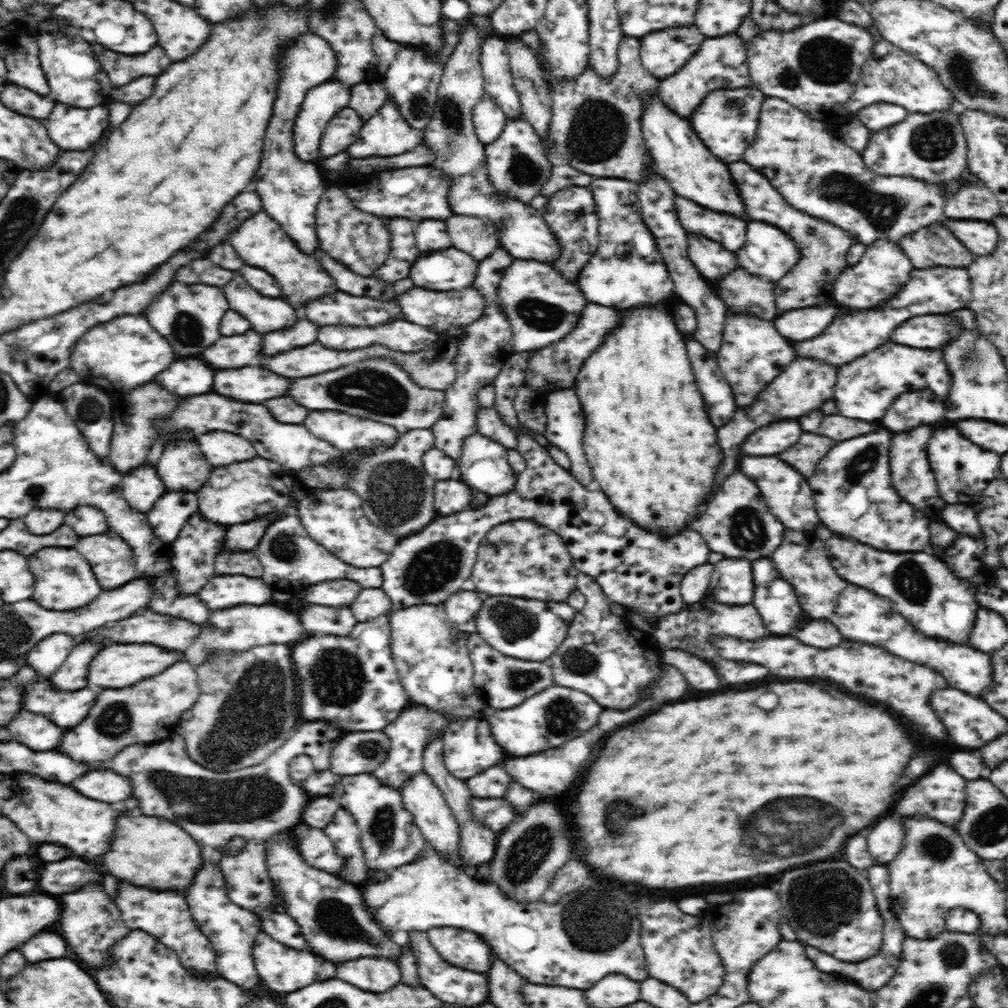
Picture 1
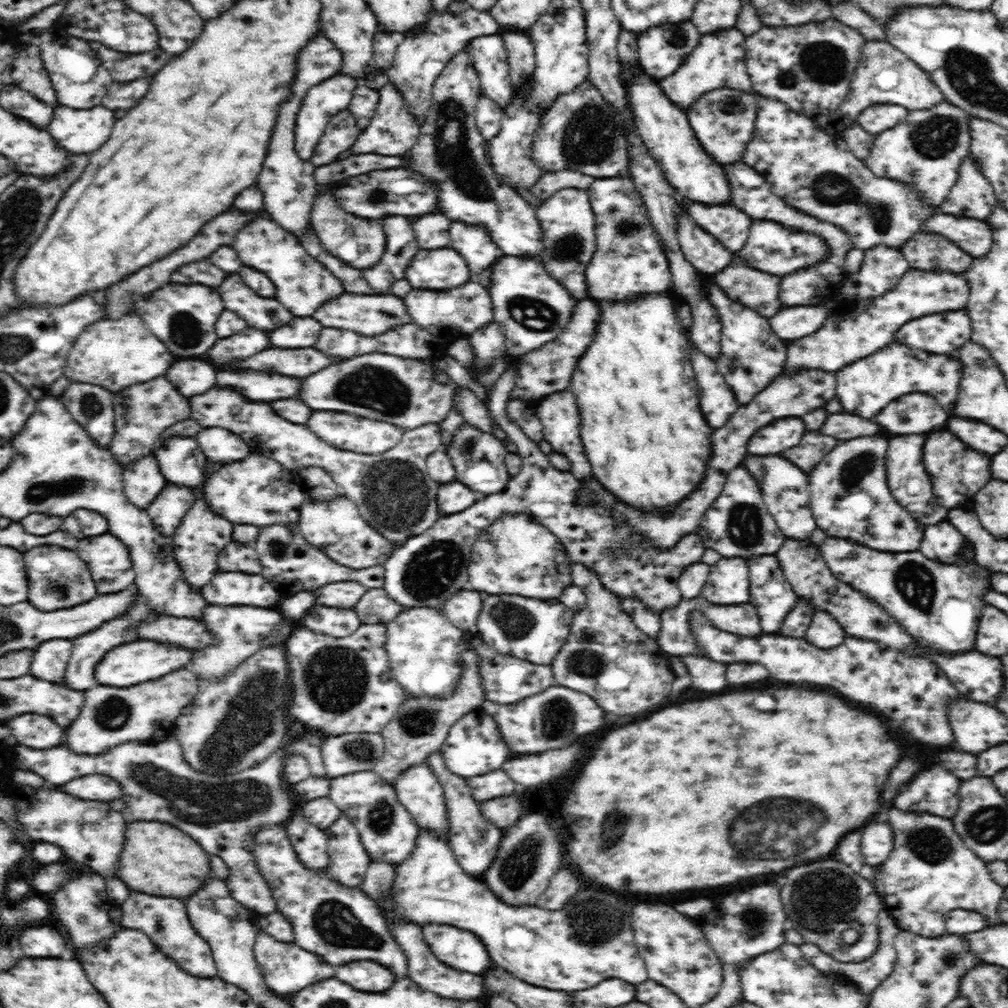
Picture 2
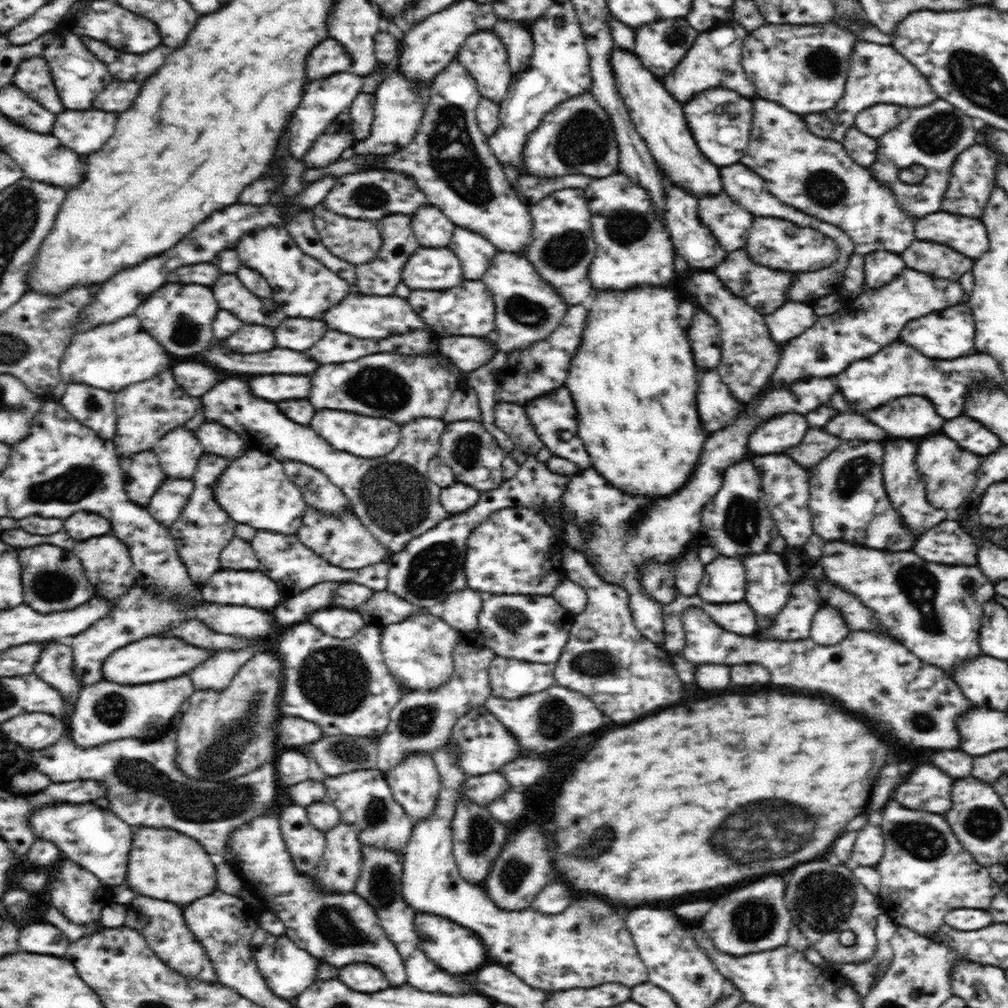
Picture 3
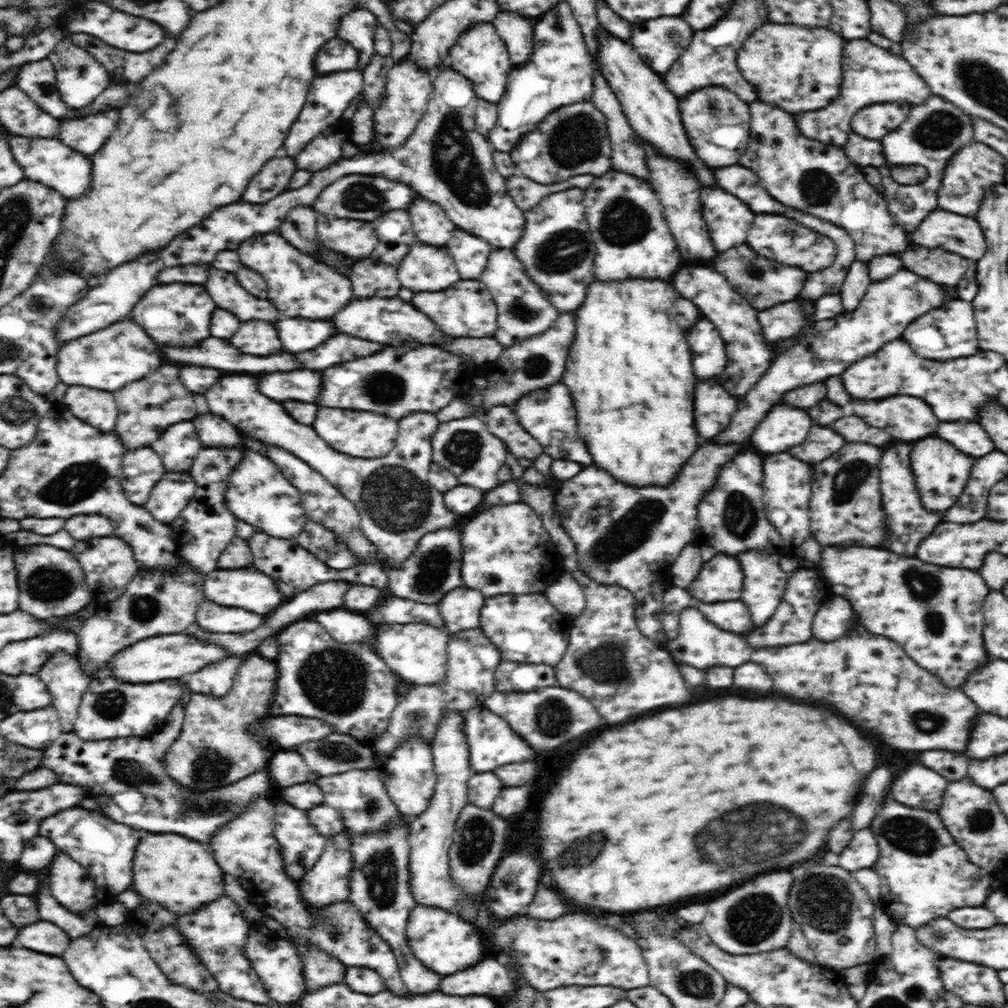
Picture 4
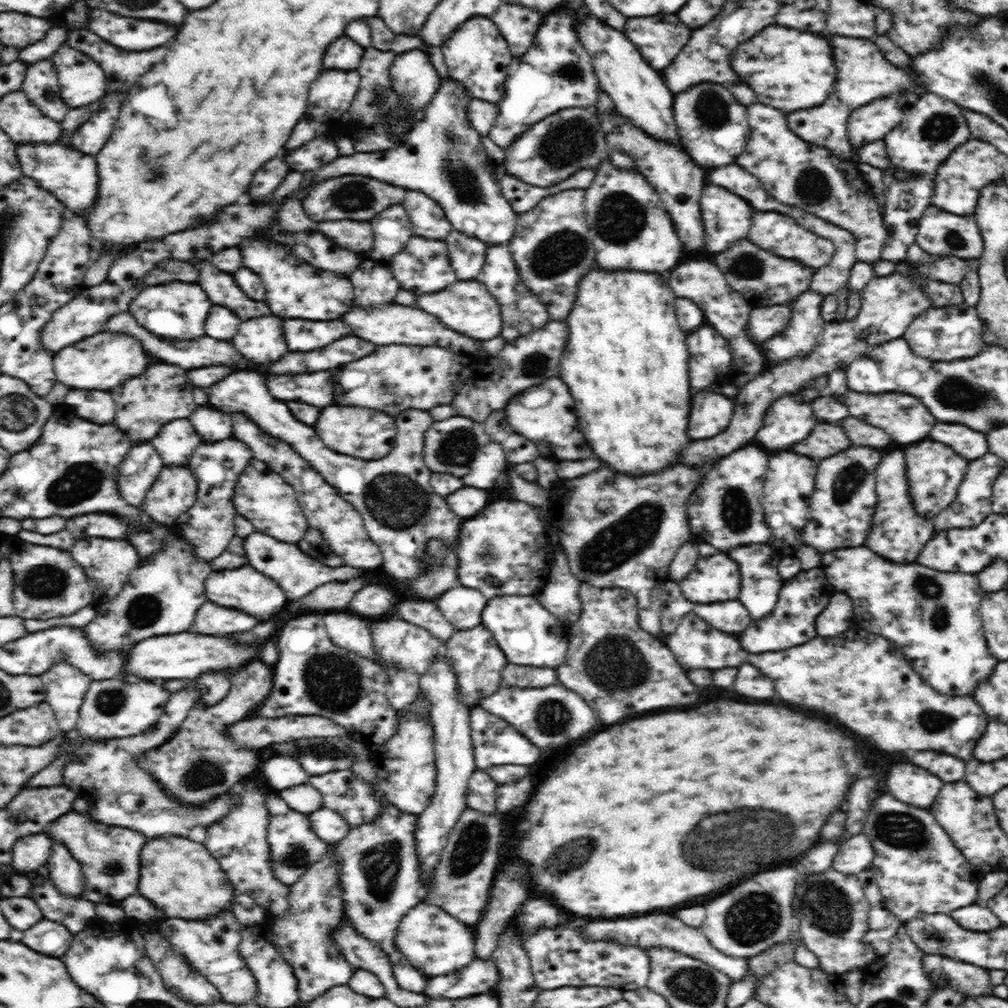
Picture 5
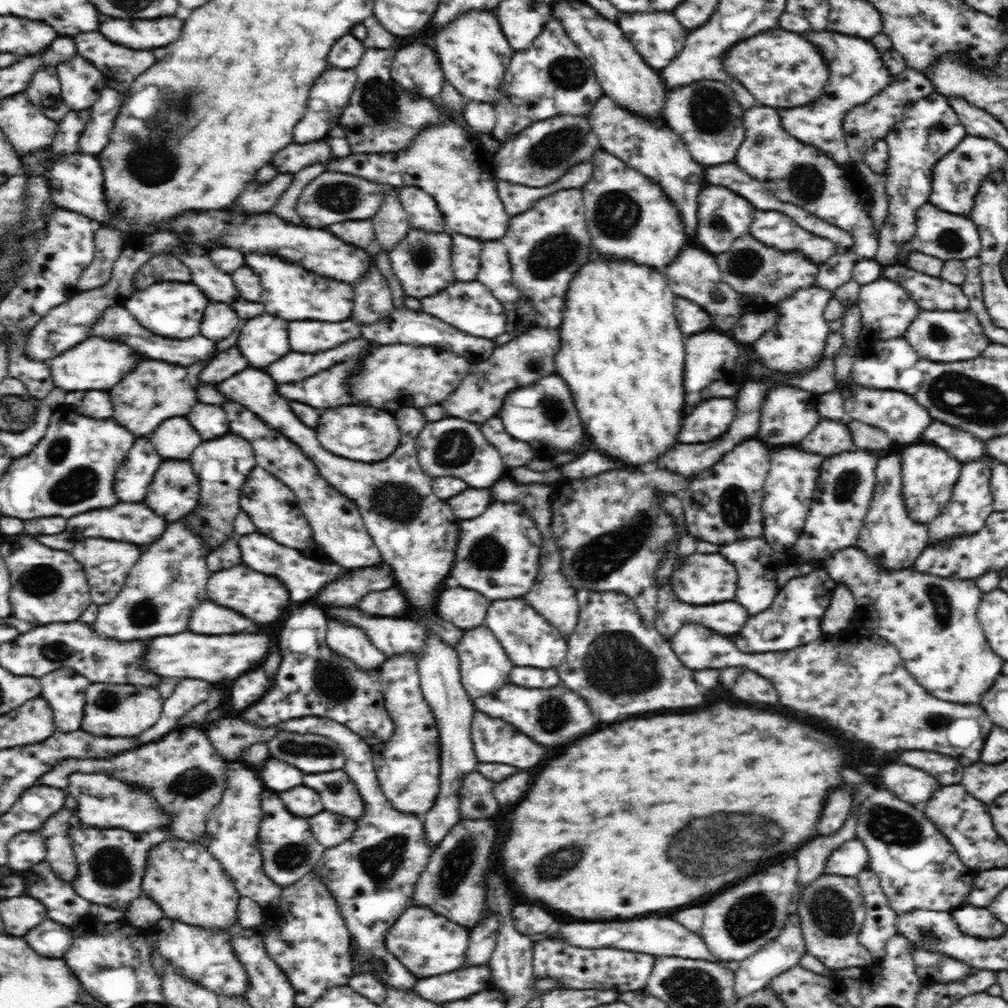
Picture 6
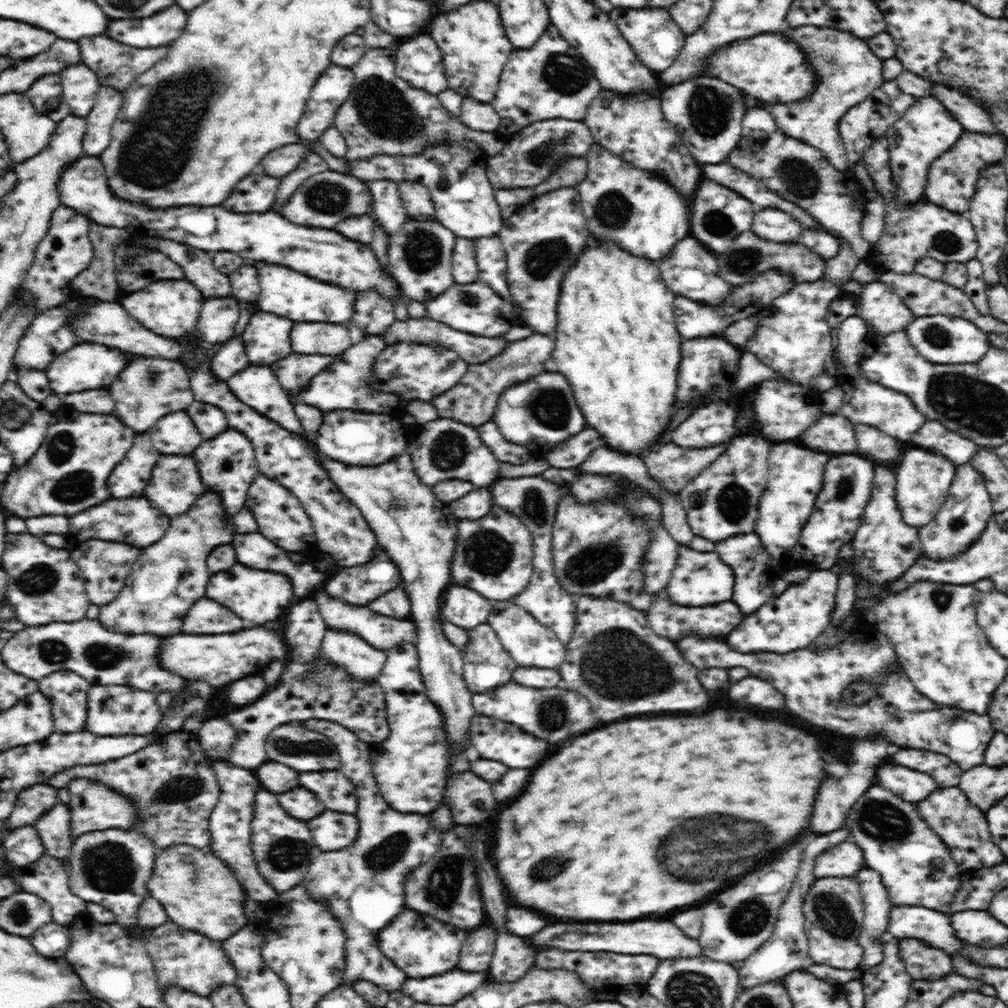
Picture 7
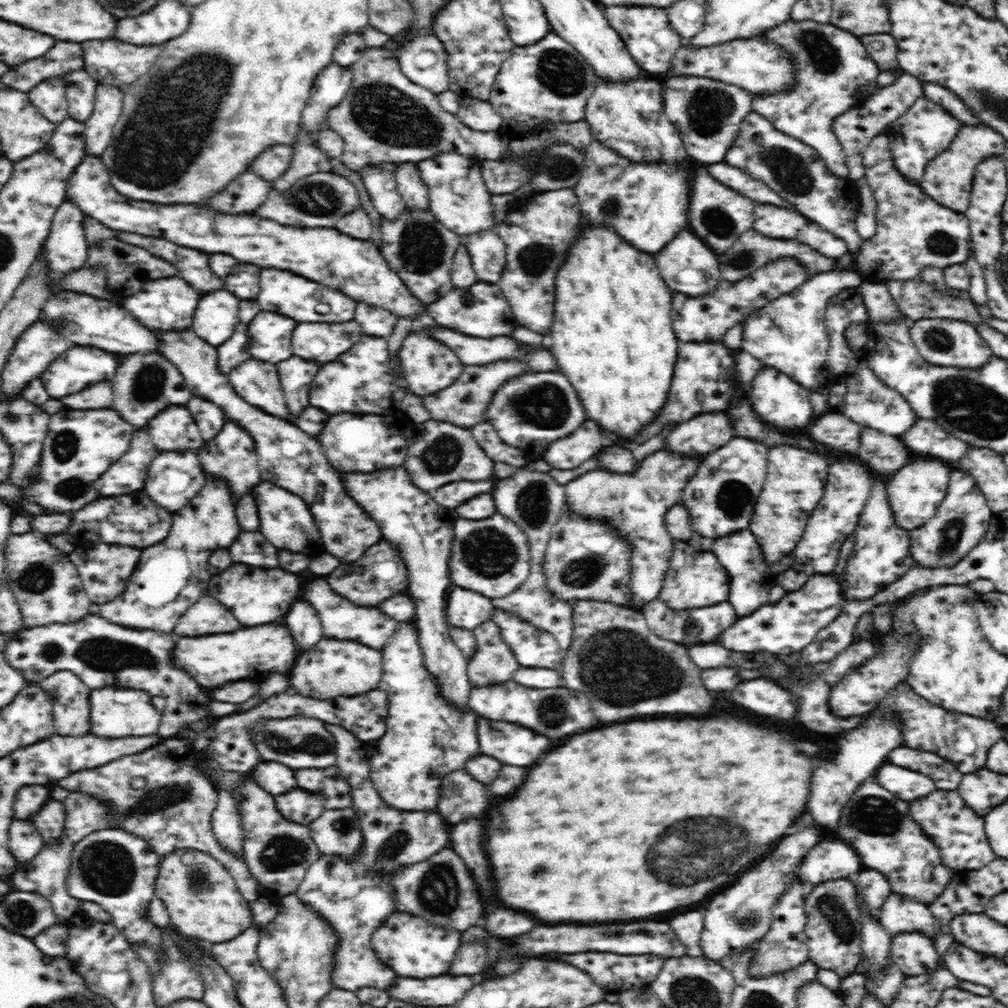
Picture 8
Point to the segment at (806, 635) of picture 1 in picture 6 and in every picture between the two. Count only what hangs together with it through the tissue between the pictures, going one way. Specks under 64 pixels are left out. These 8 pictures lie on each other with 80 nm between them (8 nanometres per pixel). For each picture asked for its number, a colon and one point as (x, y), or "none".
2: (824, 631)
3: (828, 627)
4: (833, 620)
5: (835, 620)
6: (842, 605)

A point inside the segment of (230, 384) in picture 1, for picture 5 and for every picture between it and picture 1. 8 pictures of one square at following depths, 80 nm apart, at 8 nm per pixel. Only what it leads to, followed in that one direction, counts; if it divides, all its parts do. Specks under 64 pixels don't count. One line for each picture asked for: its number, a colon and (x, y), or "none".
2: (255, 385)
3: (285, 387)
4: (304, 385)
5: (317, 388)

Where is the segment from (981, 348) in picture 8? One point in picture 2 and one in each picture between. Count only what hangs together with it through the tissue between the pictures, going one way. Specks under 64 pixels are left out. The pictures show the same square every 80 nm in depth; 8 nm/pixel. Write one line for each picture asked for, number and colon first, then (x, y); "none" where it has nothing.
2: (942, 334)
3: (948, 334)
4: (949, 332)
5: (954, 332)
6: (947, 336)
7: (940, 339)

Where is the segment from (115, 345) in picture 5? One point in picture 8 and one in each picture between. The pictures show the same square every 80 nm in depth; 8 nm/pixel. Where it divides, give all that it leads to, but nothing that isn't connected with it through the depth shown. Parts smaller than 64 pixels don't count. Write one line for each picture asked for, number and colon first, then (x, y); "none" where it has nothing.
6: (96, 364)
7: (87, 366)
8: (78, 367)

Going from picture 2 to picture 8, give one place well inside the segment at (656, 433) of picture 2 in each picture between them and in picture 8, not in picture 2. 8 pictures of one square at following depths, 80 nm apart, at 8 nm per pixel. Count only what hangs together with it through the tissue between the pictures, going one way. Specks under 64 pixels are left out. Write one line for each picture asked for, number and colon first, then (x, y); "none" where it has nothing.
3: (633, 379)
4: (630, 375)
5: (626, 363)
6: (622, 353)
7: (617, 343)
8: (613, 337)

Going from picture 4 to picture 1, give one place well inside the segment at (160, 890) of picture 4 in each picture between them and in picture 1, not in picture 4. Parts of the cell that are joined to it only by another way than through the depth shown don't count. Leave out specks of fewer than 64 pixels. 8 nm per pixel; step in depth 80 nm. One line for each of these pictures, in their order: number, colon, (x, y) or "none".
1: (149, 851)
2: (159, 859)
3: (164, 864)

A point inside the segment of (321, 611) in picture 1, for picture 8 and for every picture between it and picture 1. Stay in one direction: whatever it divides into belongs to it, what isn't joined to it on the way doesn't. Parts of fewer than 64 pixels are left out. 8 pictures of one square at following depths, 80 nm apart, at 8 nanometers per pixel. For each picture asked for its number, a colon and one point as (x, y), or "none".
2: (335, 622)
3: (342, 624)
4: (344, 627)
5: (349, 632)
6: (349, 641)
7: (362, 662)
8: (332, 667)

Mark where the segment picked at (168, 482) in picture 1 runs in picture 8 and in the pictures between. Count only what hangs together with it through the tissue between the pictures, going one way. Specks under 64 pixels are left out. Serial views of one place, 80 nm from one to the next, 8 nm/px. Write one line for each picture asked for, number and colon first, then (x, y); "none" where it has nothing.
2: (182, 462)
3: (179, 451)
4: (178, 448)
5: (178, 440)
6: (176, 439)
7: (174, 434)
8: (175, 429)

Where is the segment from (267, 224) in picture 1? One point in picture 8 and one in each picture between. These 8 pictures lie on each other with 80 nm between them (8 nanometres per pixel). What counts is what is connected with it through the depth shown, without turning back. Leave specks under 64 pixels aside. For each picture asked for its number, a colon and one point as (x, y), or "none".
2: (303, 285)
3: (305, 287)
4: (297, 286)
5: (293, 289)
6: (290, 292)
7: (287, 293)
8: (283, 292)

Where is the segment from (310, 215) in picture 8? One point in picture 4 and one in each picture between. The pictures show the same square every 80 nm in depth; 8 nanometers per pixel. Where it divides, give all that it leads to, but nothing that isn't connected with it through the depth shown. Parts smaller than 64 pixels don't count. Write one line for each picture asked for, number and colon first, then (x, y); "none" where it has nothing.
4: (356, 197)
5: (350, 197)
6: (330, 198)
7: (326, 198)

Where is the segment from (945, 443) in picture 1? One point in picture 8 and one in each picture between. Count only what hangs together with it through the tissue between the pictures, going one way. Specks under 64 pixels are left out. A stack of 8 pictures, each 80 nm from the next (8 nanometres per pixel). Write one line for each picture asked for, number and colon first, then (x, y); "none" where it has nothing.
2: (957, 472)
3: (949, 472)
4: (941, 471)
5: (934, 471)
6: (929, 473)
7: (923, 479)
8: (915, 493)

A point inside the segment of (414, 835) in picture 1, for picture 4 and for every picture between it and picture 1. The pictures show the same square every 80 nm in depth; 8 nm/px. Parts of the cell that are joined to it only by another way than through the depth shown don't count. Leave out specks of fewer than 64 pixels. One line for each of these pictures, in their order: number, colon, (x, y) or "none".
2: (388, 832)
3: (364, 799)
4: (360, 796)

